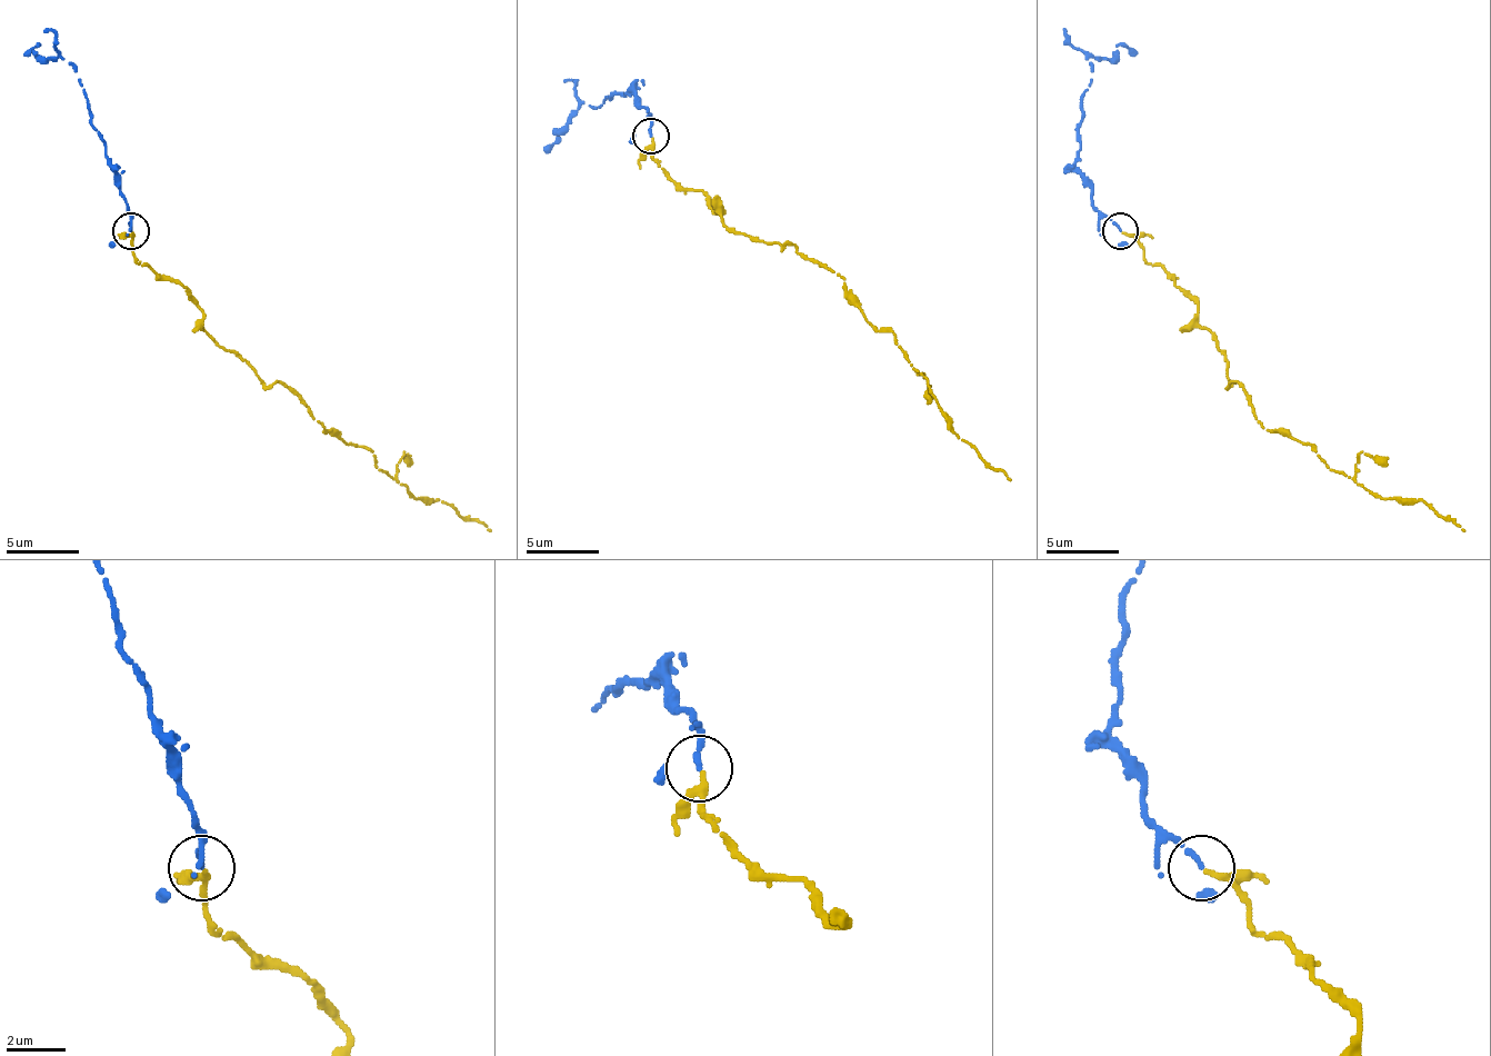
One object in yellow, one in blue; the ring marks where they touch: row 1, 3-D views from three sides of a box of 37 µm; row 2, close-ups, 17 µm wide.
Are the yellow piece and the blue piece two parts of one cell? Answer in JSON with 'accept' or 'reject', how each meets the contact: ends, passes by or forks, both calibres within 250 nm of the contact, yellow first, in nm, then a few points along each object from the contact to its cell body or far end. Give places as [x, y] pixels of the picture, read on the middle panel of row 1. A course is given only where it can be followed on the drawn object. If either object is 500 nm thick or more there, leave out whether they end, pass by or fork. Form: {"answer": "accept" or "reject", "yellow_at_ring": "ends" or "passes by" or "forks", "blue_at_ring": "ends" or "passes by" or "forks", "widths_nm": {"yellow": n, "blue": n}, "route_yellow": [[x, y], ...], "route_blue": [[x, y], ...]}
{"answer": "accept", "yellow_at_ring": "passes by", "blue_at_ring": "passes by", "widths_nm": {"yellow": 200, "blue": 130}, "route_yellow": [[651, 138], [651, 160], [699, 189], [731, 229], [792, 243], [843, 284], [967, 442], [1010, 479]], "route_blue": [[651, 135], [648, 109], [630, 91], [604, 99], [597, 106], [579, 106], [553, 131], [558, 138], [543, 149]]}

